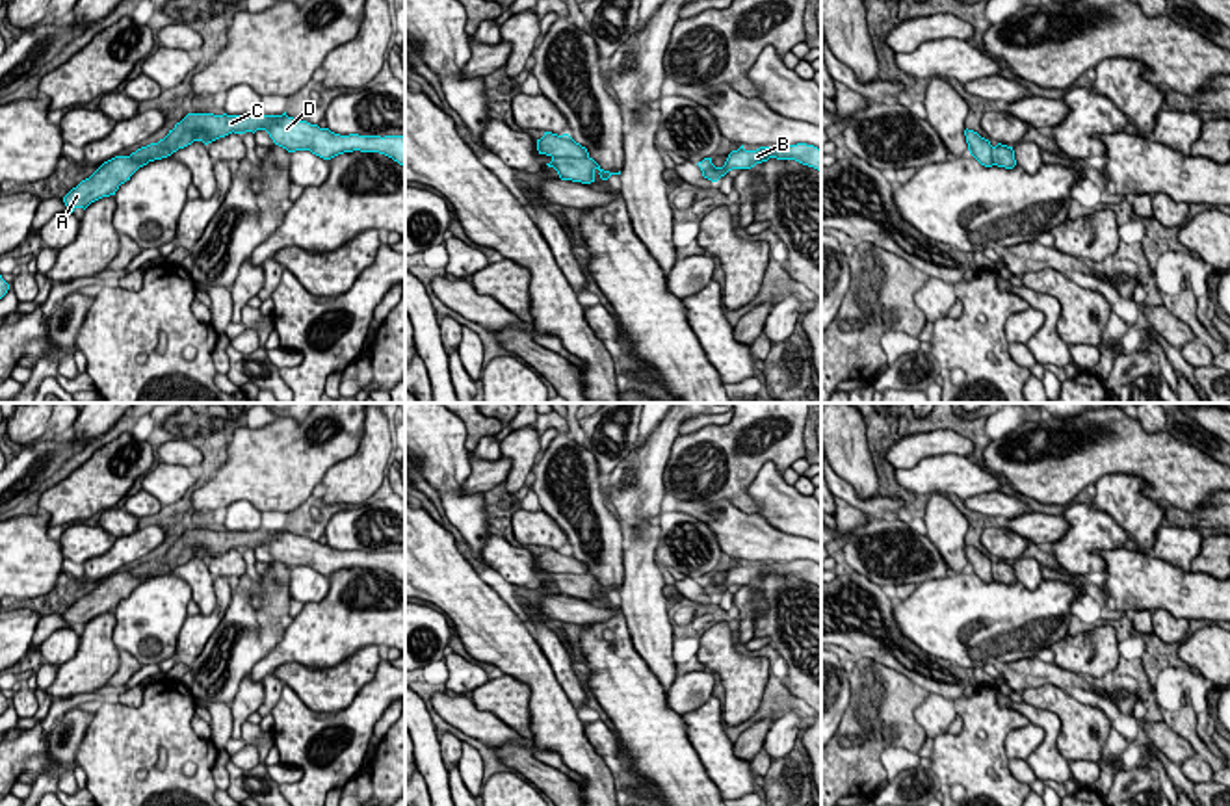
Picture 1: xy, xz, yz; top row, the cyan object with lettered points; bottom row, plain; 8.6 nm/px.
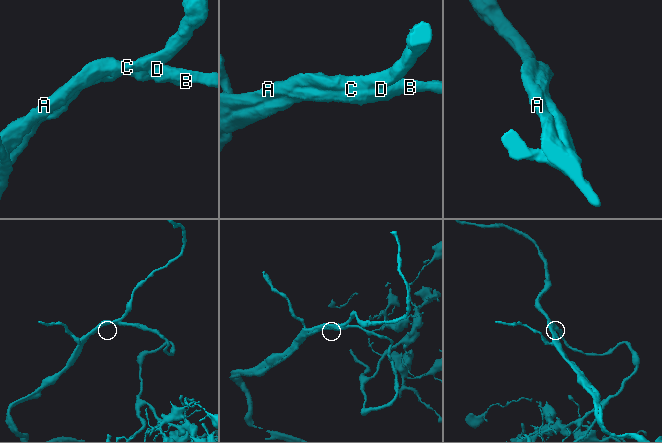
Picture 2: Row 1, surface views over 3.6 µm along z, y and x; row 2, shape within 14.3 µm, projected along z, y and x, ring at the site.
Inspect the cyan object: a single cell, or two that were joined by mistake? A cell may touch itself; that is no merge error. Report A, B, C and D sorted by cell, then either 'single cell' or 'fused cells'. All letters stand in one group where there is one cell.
A B C D | single cell

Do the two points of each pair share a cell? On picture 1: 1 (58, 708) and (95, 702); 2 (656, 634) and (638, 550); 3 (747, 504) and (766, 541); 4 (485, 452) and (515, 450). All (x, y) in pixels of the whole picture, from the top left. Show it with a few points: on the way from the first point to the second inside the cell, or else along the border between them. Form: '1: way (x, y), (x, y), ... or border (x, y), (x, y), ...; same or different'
1: way (67, 704), (86, 702); same
2: way (645, 613), (640, 571); same
3: border (708, 502), (729, 500), (740, 509), (757, 515); different
4: border (498, 442), (502, 455); different

